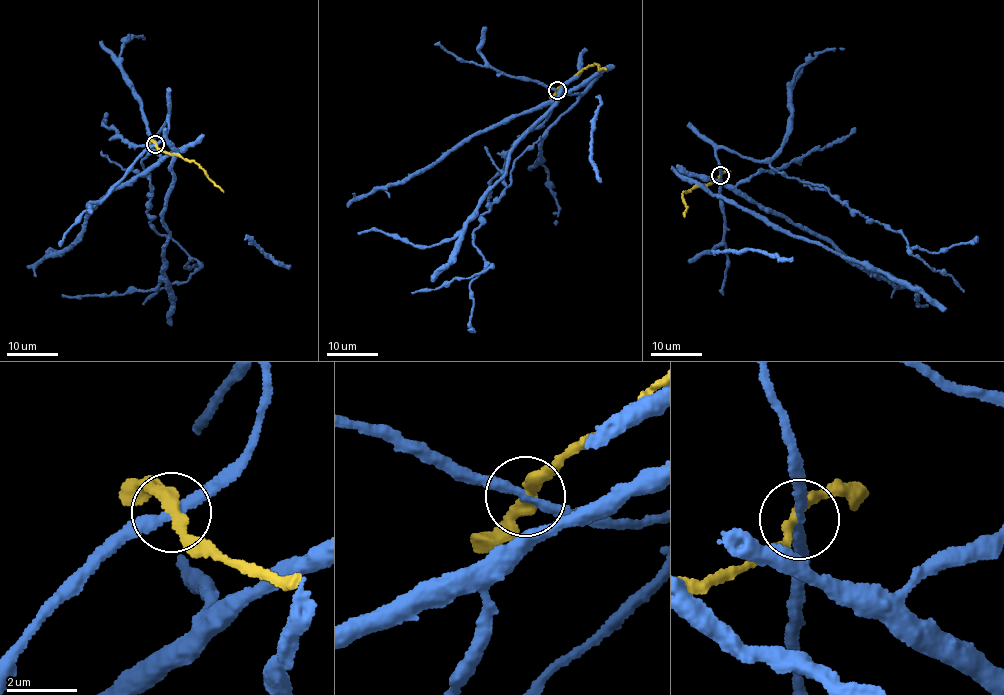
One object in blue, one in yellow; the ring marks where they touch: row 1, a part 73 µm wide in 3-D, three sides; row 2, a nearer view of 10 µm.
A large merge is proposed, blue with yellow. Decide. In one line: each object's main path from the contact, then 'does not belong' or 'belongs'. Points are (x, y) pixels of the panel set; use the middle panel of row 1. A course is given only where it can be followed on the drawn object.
blue via (557, 90), (579, 94), (545, 130), (553, 103), (584, 80), (561, 88), (452, 238), (418, 247), (358, 233) | yellow via (557, 90), (584, 67), (597, 64), (600, 70), (605, 70) | does not belong

